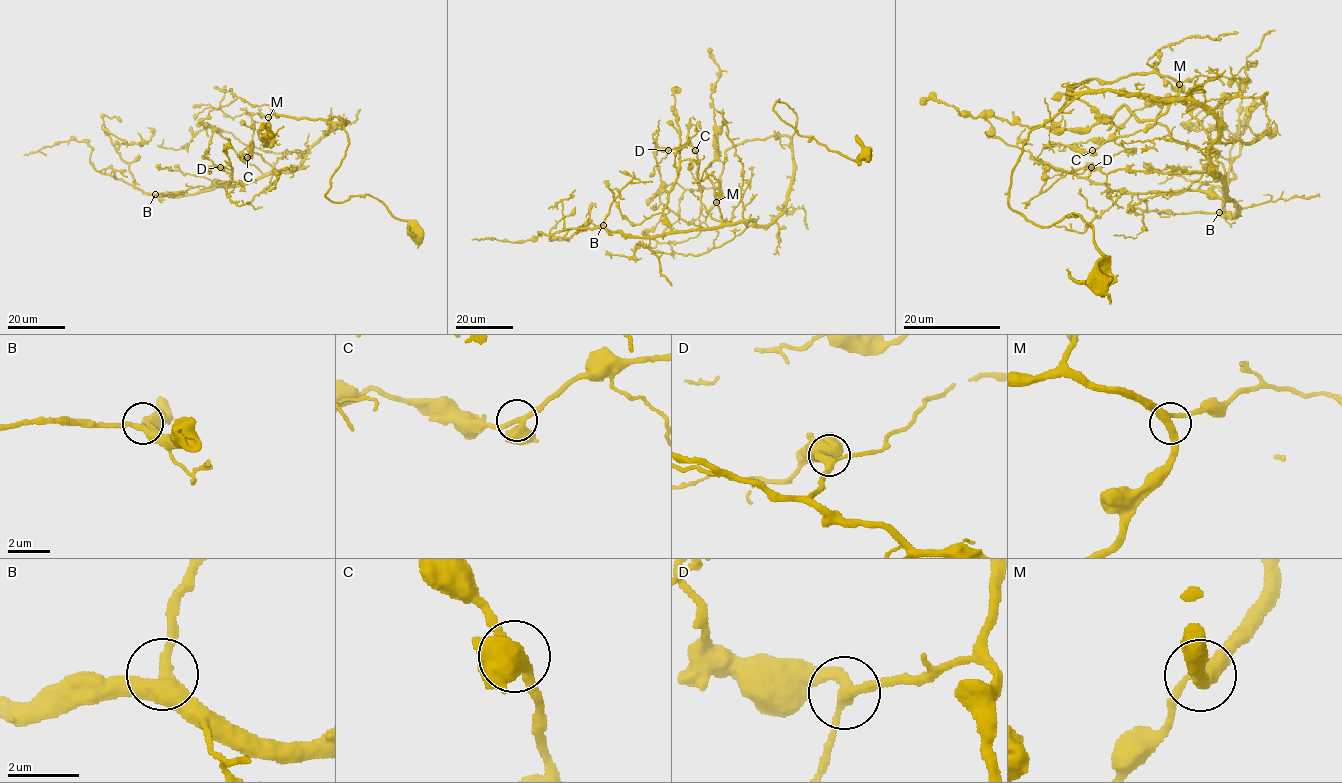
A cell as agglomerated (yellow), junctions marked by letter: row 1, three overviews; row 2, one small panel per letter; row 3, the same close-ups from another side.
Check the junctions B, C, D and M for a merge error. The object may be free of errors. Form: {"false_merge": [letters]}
{"false_merge": []}

